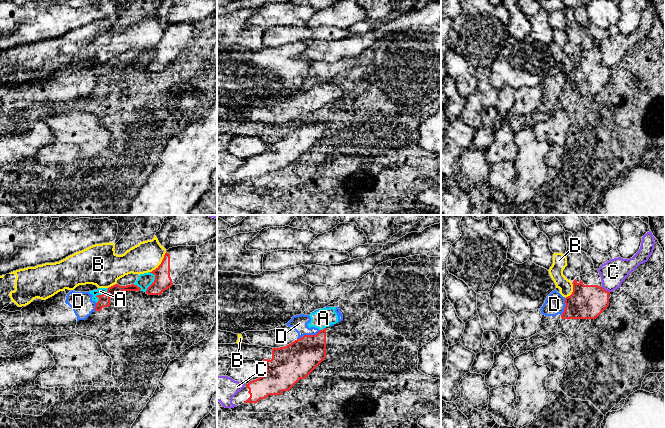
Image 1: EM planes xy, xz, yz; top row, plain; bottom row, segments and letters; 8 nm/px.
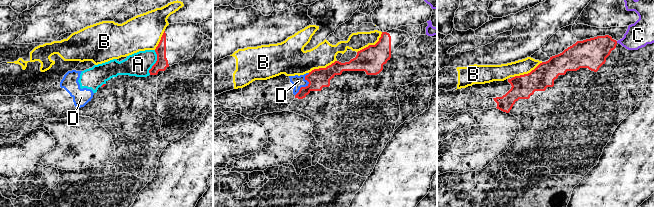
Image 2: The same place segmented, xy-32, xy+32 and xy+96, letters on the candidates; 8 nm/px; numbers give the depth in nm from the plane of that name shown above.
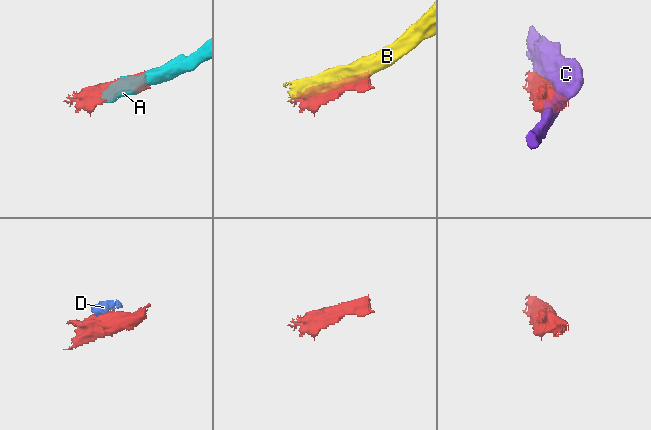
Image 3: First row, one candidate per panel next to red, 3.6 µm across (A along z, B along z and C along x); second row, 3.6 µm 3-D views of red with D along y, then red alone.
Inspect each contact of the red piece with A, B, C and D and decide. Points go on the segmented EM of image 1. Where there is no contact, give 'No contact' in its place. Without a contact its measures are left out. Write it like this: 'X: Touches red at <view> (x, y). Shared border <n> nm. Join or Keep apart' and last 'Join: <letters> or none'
A: Touches red at xy (99, 295). Shared border 160 nm. Keep apart
B: Touches red at xy (161, 263). Shared border 220 nm. Keep apart
C: Touches red at yz (604, 289). Shared border 80 nm. Keep apart
D: Touches red at xz (308, 335). Shared border 200 nm. Keep apart
Join: none

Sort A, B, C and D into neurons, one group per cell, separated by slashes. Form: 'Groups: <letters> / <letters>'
Groups: A D / B / C

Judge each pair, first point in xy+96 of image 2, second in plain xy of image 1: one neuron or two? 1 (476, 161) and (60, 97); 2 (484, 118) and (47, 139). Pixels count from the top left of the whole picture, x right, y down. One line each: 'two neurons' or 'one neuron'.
1: two neurons
2: two neurons

